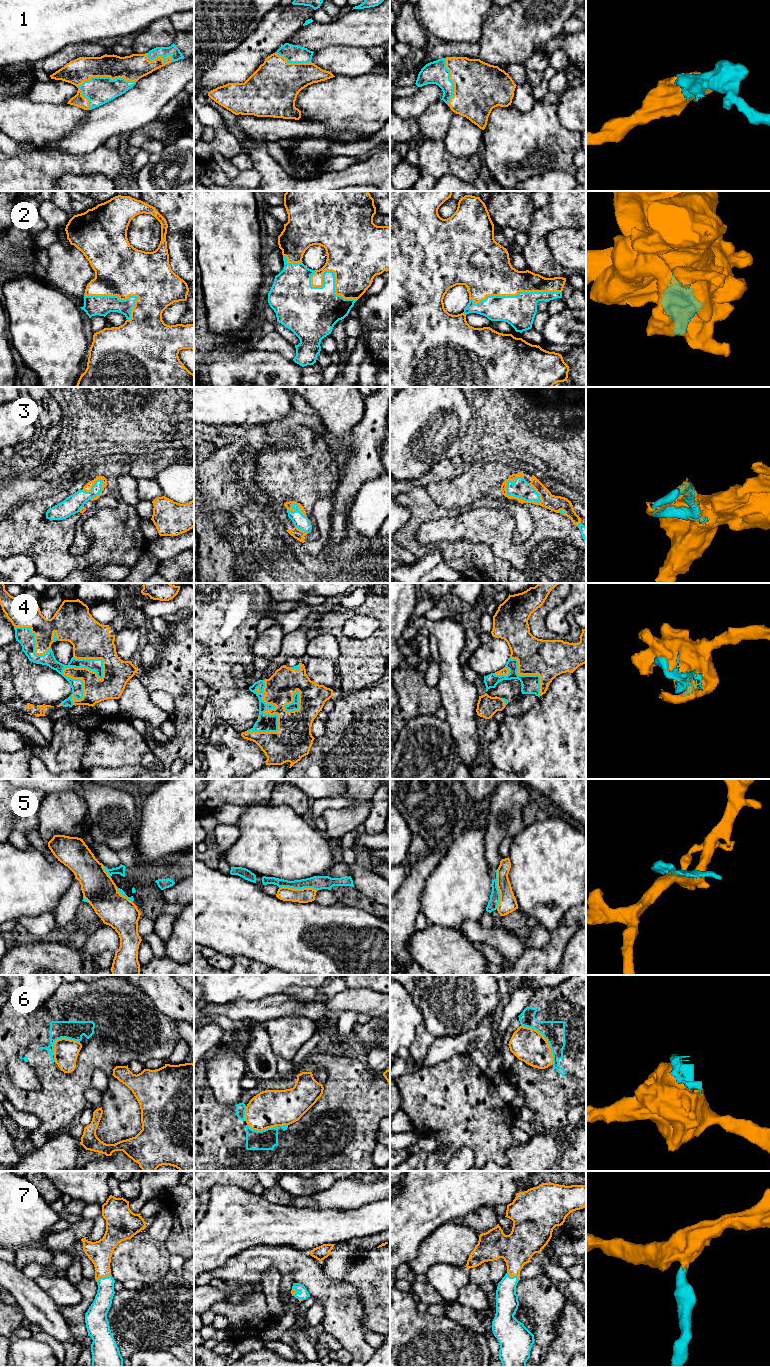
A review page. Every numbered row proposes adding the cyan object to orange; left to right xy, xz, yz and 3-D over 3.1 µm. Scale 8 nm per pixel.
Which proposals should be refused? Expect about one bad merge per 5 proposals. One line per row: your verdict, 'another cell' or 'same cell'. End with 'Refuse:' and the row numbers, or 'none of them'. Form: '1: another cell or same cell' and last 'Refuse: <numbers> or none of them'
1: same cell
2: same cell
3: same cell
4: same cell
5: another cell
6: another cell
7: same cell
Refuse: 5, 6

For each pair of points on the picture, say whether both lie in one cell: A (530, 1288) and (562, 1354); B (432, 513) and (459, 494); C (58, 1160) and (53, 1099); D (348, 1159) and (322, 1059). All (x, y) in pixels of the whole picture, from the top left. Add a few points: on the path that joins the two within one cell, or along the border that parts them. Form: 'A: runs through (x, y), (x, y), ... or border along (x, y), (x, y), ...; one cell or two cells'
A: border along (560, 1315), (556, 1337), (545, 1356); two cells
B: border along (425, 489), (445, 508), (465, 506); two cells
C: border along (49, 1138), (41, 1146), (34, 1148); two cells
D: runs through (342, 1134), (341, 1082); one cell

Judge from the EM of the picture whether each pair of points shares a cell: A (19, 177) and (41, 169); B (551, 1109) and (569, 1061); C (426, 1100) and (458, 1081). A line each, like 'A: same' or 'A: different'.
A: same
B: same
C: same

